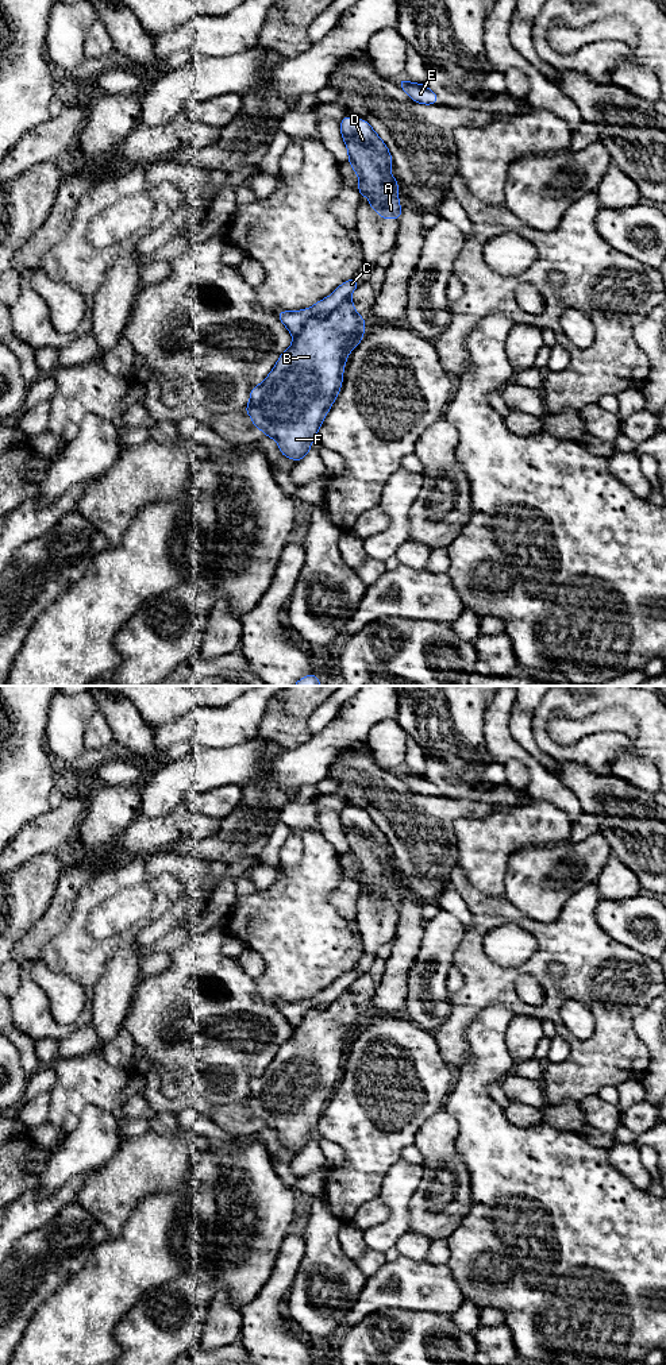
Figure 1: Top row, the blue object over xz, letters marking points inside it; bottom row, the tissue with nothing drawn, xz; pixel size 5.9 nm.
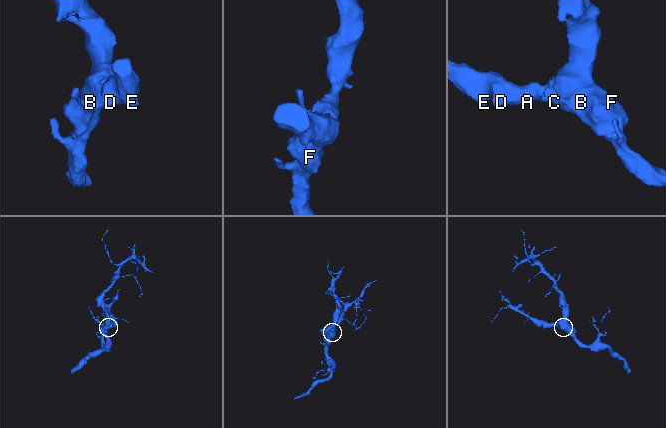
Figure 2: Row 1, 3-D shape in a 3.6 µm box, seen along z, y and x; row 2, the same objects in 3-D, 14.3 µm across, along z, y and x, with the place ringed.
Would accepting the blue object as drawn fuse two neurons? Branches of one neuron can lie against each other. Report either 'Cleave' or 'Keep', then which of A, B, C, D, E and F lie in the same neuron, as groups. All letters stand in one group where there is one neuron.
Cleave. Groups: A B D E F / C

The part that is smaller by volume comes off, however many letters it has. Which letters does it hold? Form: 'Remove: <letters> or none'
Remove: C

